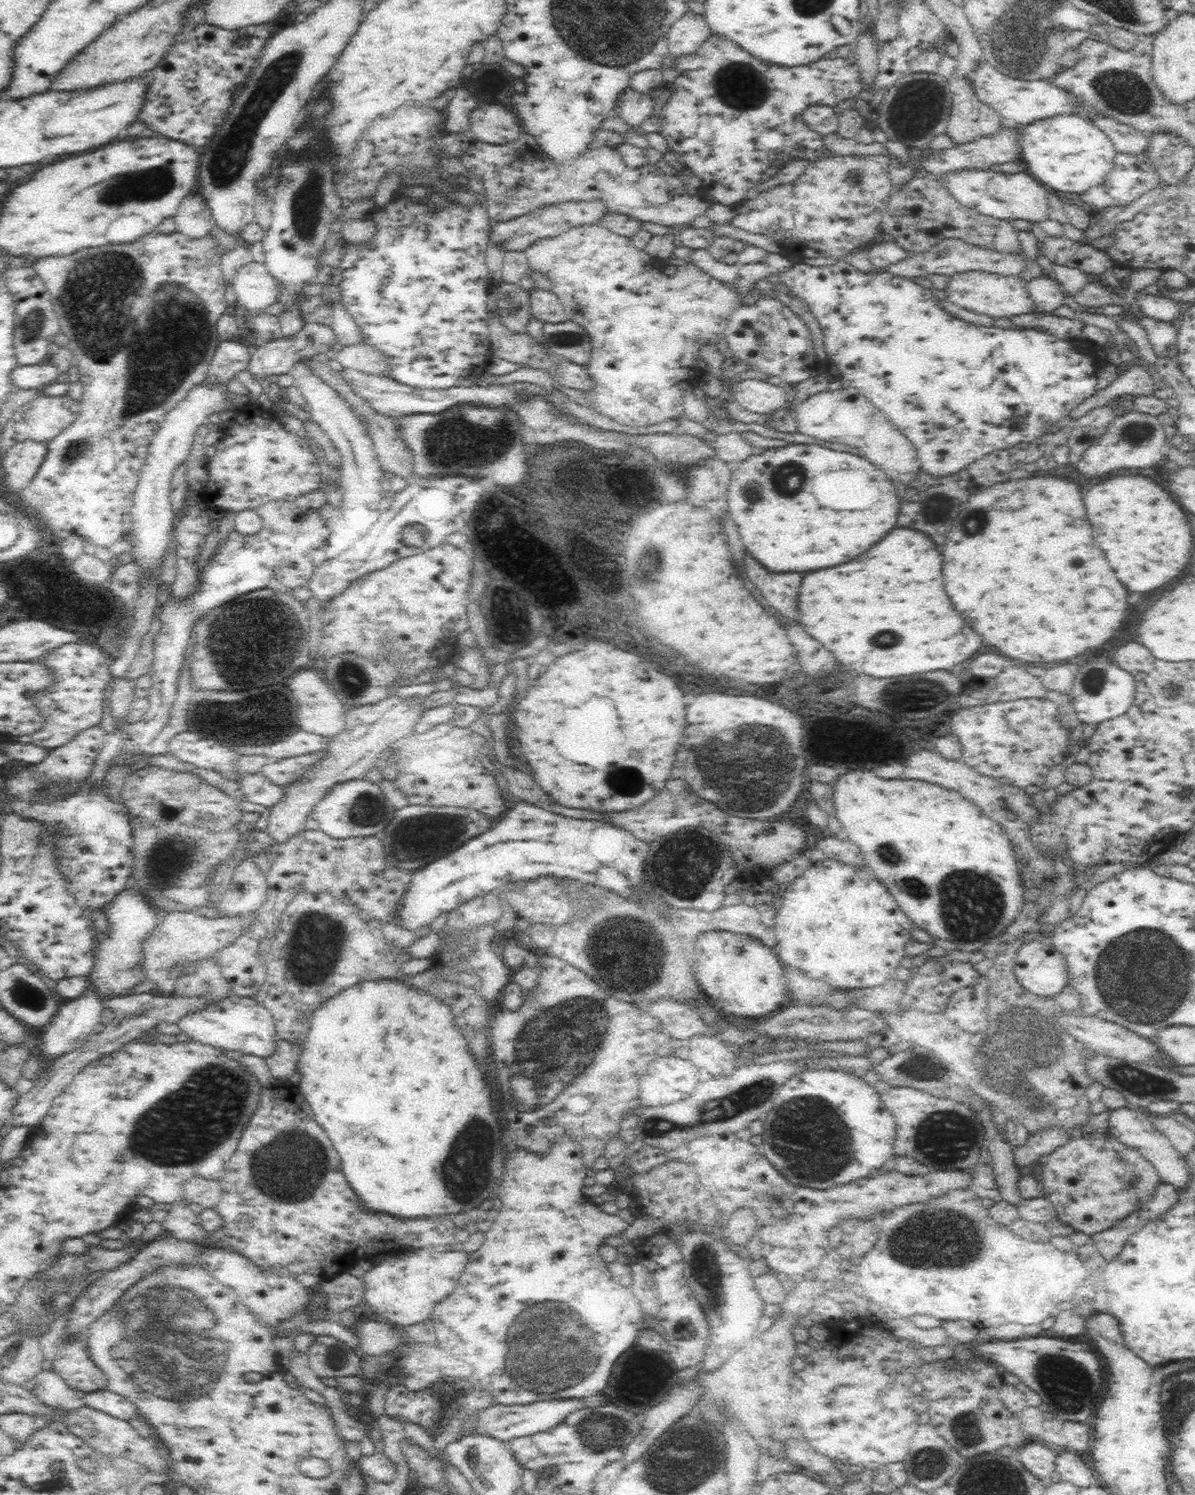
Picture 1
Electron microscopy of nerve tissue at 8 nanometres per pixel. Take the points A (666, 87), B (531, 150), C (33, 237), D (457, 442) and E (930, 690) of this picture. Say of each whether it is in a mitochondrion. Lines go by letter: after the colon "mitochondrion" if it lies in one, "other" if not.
A: other
B: other
C: other
D: mitochondrion
E: mitochondrion

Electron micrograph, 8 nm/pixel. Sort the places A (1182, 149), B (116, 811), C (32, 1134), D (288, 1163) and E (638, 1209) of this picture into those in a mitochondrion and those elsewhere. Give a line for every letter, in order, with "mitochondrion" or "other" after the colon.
A: other
B: other
C: other
D: mitochondrion
E: other

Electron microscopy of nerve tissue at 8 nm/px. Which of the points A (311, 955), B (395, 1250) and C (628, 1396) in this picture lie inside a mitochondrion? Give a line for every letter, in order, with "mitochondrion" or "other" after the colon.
A: mitochondrion
B: other
C: mitochondrion

